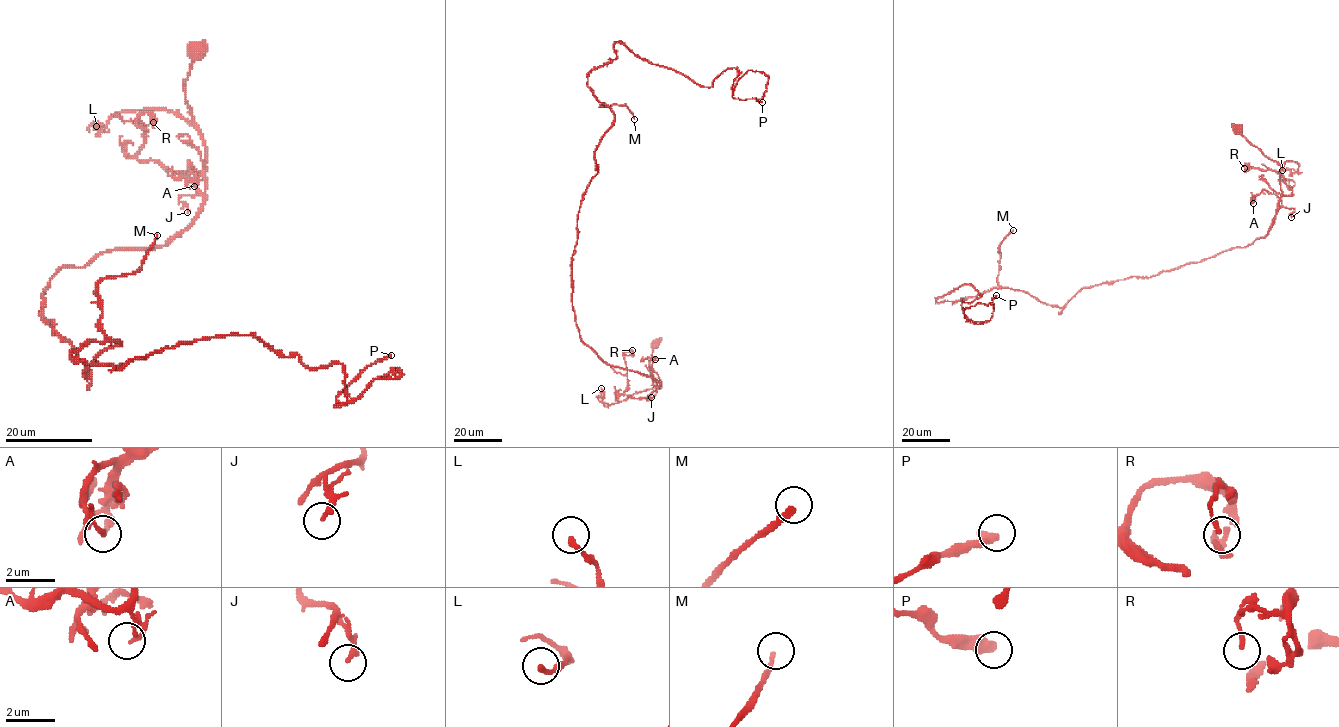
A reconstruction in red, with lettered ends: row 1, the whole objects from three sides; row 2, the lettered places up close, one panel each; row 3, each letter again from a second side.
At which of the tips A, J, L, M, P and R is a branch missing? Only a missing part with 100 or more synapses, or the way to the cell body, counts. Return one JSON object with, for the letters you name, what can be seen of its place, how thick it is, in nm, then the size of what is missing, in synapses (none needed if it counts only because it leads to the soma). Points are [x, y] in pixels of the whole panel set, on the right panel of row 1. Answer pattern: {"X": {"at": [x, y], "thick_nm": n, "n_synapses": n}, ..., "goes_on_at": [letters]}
{"M": {"at": [1013, 230], "thick_nm": 190, "n_synapses": 140}, "goes_on_at": ["M"]}

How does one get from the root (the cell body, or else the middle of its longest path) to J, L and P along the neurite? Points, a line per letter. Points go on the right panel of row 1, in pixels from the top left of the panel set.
J: (1239, 128), (1252, 144), (1280, 166), (1282, 196), (1278, 206), (1293, 208), (1291, 217)
L: (1239, 128), (1252, 144), (1282, 168), (1287, 161), (1298, 164), (1295, 172), (1282, 170)
P: (1239, 128), (1281, 168), (1264, 237), (1061, 307), (1002, 287), (936, 301), (970, 284), (979, 323), (996, 295)

